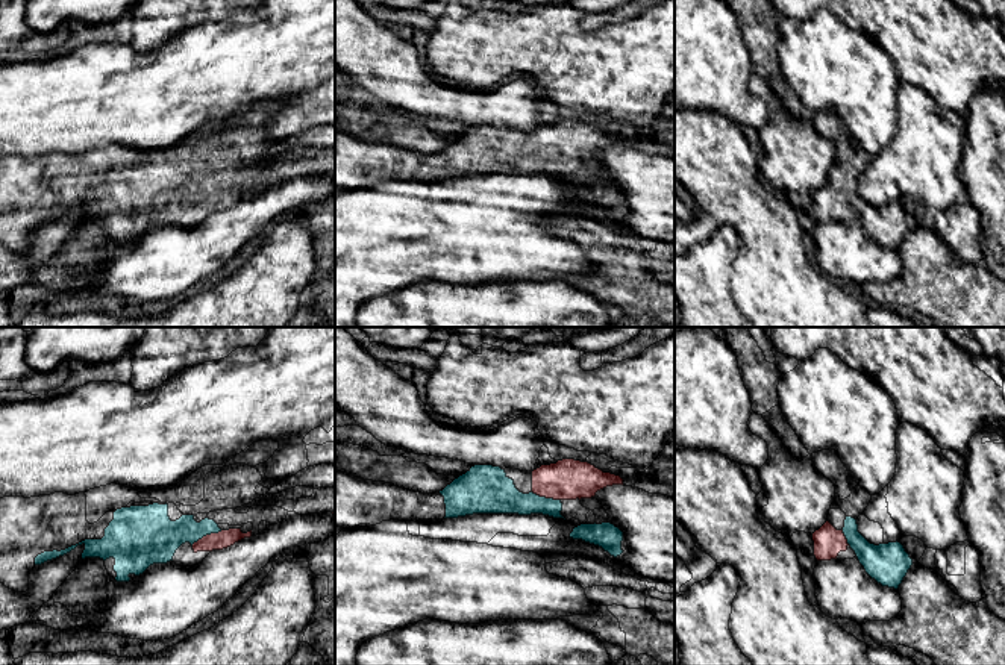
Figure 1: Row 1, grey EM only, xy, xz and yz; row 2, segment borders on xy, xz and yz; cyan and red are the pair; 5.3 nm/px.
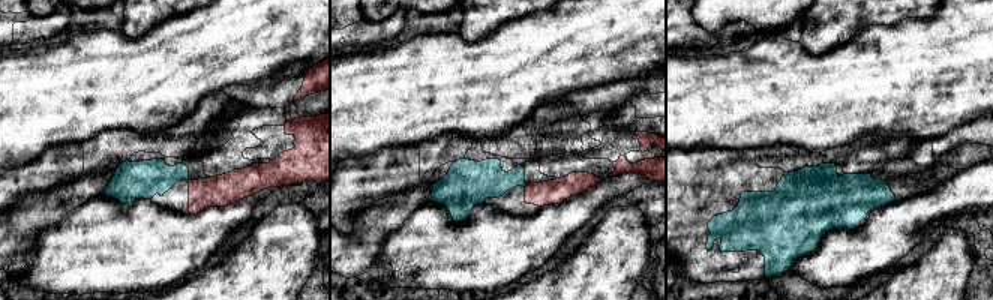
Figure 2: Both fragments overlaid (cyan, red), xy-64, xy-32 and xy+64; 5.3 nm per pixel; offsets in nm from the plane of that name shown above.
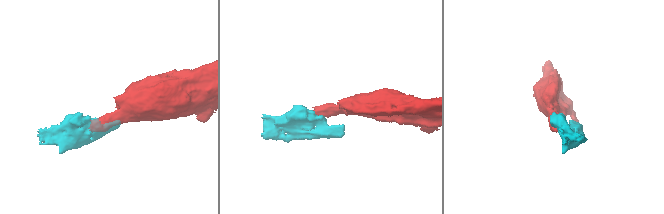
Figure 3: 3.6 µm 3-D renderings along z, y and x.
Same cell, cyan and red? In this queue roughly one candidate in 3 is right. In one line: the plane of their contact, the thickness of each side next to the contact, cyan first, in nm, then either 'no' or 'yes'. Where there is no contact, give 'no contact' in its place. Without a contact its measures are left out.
xy | 220/100 nm | yes

